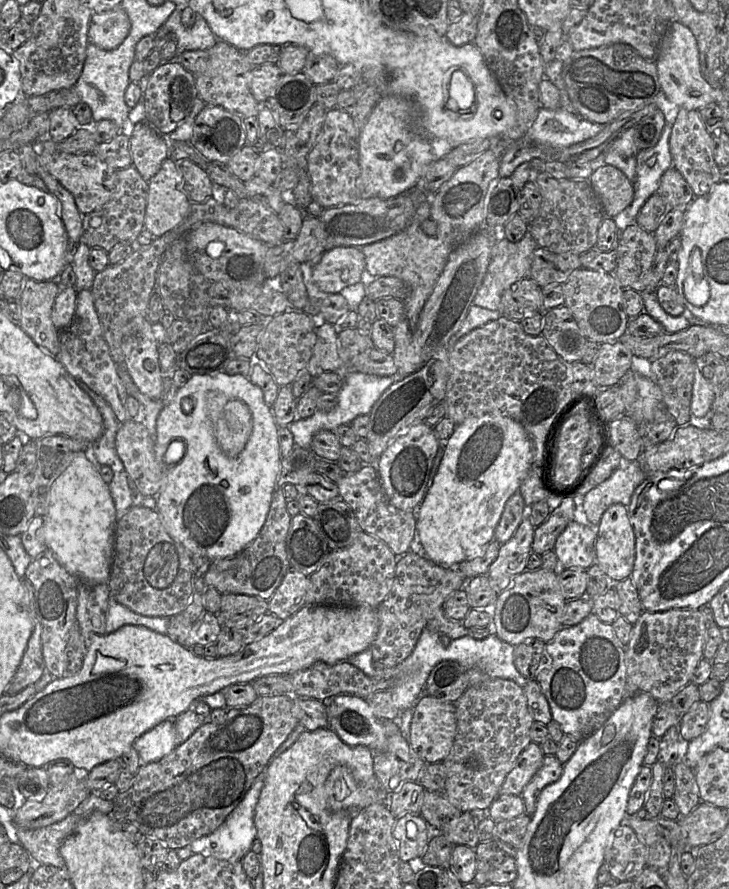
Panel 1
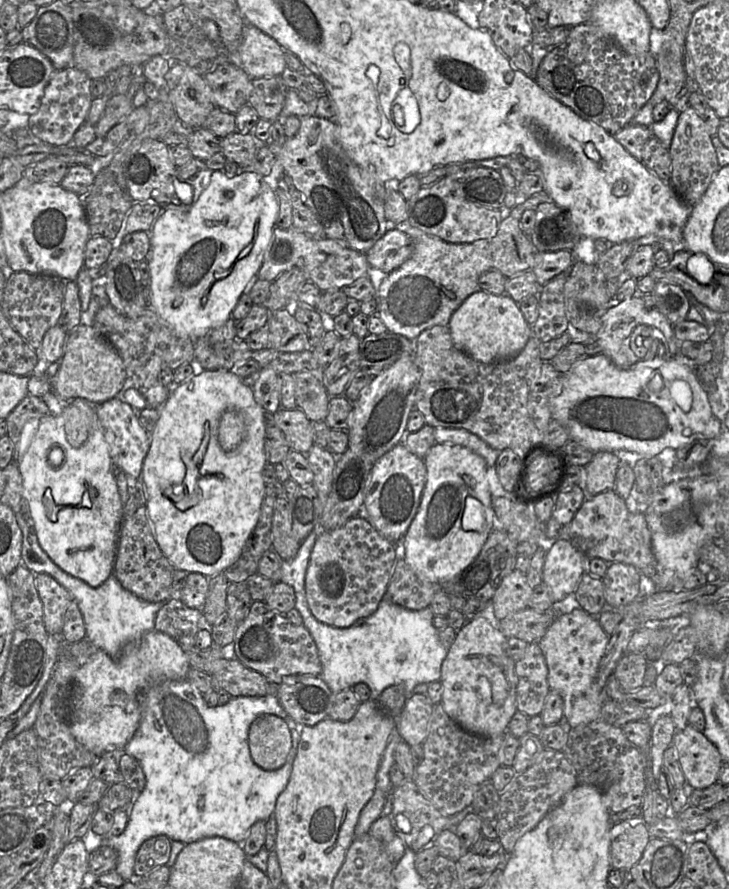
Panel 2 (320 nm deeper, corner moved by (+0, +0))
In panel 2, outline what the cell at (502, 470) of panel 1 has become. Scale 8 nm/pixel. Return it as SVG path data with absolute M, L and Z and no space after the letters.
M435 443L424 458L427 481L418 511L399 543L403 557L421 580L446 583L479 555L496 527L485 459L461 445Z

